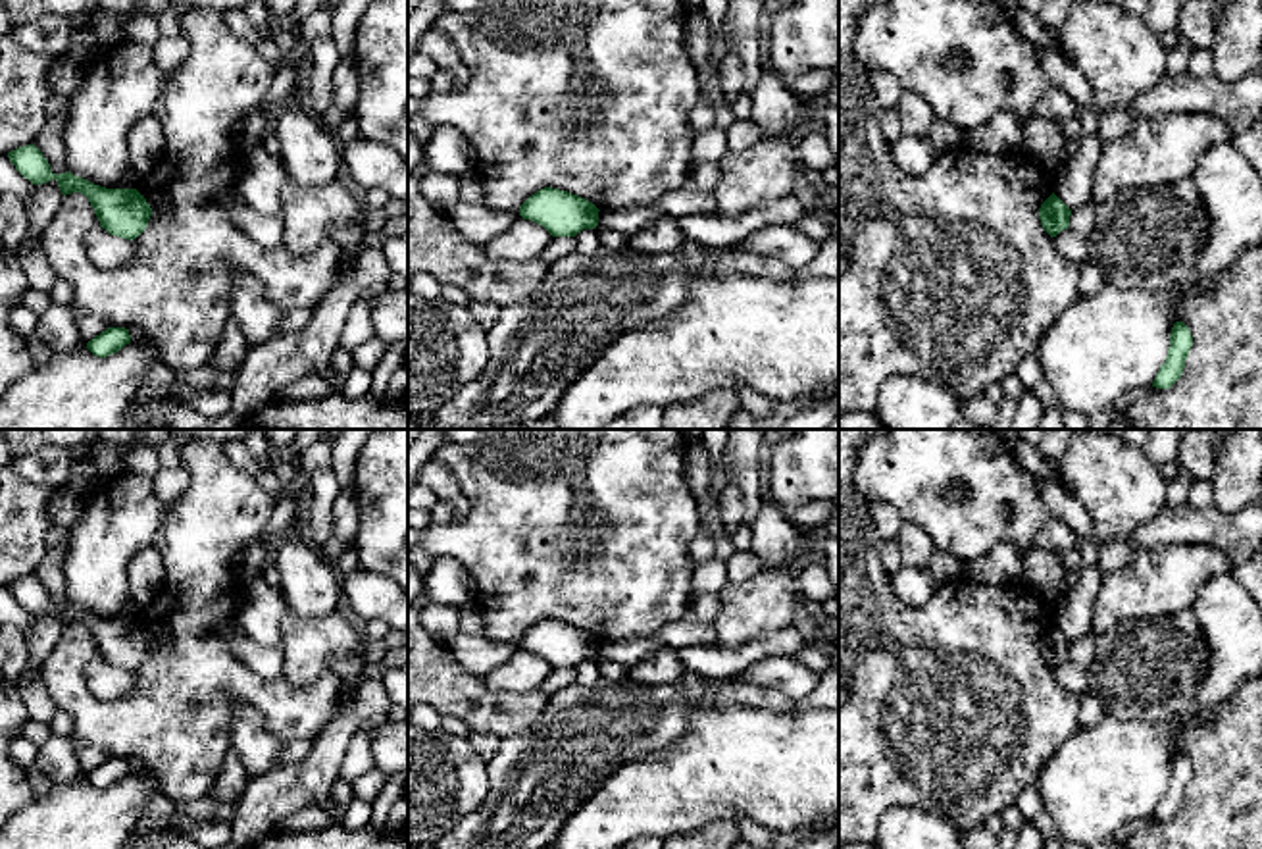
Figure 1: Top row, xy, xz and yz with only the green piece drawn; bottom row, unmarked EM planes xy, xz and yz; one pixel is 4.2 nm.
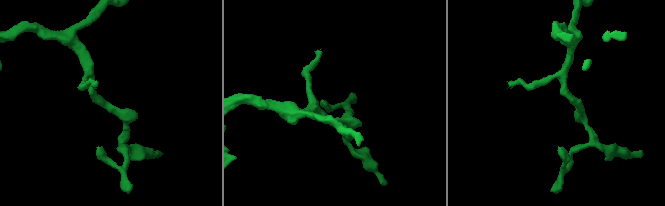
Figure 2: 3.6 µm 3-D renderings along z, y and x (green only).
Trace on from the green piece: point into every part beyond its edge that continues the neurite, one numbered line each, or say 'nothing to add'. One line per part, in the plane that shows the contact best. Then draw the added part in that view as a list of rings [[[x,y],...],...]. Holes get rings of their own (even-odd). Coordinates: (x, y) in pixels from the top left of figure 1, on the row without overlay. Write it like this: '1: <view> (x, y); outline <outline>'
nothing to add

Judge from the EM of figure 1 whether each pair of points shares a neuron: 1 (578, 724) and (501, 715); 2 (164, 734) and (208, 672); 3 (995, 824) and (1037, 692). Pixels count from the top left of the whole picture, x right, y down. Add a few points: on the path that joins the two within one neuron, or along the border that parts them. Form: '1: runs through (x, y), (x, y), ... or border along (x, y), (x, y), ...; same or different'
1: border along (551, 697), (522, 730), (503, 740); different
2: runs through (176, 719), (183, 697), (193, 688); same
3: border along (999, 813), (993, 813), (982, 824); different

